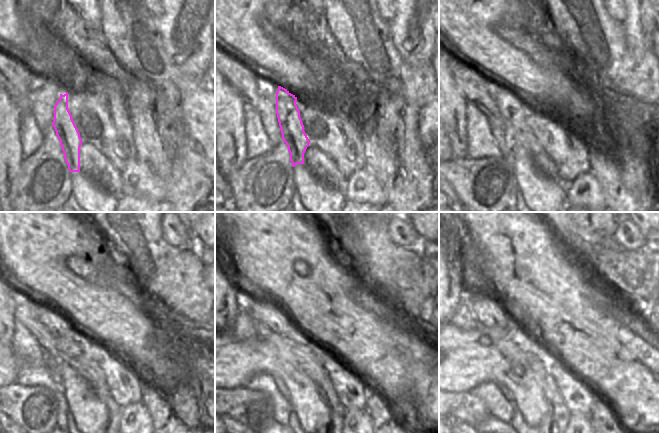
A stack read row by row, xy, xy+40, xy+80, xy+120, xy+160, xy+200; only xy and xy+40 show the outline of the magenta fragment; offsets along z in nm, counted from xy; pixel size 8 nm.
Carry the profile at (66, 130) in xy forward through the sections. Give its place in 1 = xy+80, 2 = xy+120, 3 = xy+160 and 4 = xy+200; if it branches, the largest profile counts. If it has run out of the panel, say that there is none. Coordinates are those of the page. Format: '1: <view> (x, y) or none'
1: xy+80 (513, 109)
2: xy+120 (68, 344)
3: xy+160 (285, 335)
4: xy+200 (488, 306)

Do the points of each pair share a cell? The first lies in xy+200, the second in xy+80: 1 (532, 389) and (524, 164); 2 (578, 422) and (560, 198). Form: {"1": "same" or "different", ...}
{"1": "same", "2": "different"}

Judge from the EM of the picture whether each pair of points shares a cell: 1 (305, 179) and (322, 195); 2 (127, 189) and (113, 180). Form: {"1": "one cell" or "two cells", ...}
{"1": "one cell", "2": "two cells"}

